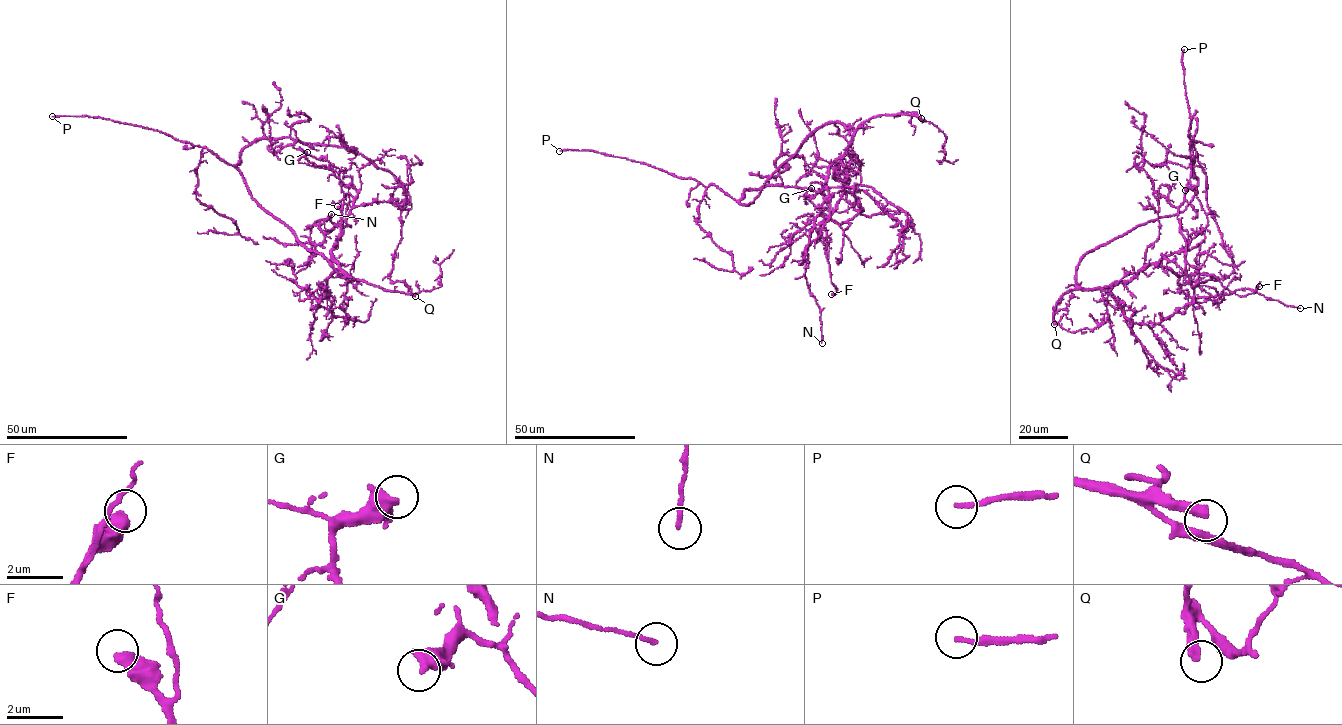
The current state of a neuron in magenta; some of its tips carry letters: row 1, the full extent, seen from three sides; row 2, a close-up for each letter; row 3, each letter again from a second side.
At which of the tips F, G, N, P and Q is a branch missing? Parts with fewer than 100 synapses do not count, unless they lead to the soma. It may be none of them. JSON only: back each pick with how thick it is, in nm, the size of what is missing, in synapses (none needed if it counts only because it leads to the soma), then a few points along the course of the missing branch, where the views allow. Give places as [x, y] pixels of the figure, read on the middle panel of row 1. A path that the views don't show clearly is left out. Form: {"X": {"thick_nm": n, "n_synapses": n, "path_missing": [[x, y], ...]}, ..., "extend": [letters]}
{"P": {"thick_nm": 160, "n_synapses": 150}, "Q": {"thick_nm": 320, "n_synapses": 200, "path_missing": [[921, 118], [929, 113], [910, 105]]}, "extend": ["P", "Q"]}

